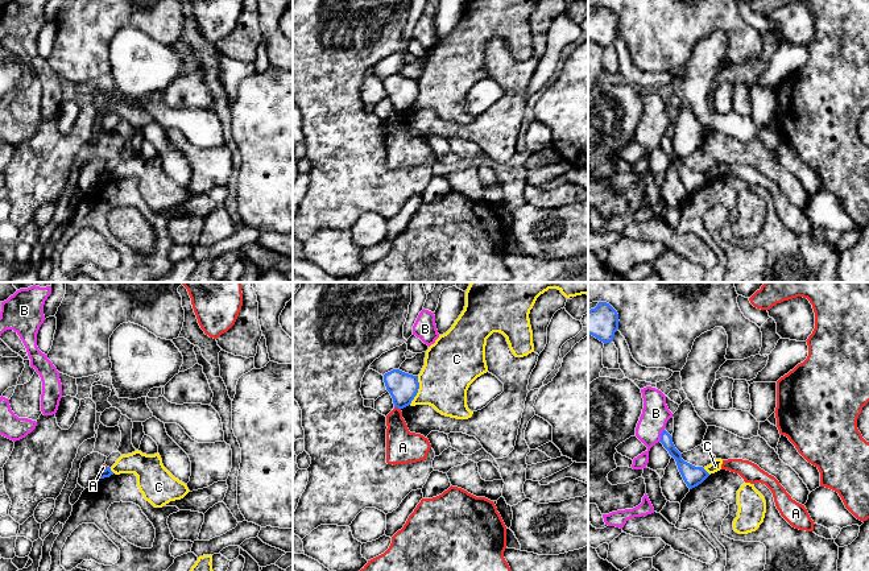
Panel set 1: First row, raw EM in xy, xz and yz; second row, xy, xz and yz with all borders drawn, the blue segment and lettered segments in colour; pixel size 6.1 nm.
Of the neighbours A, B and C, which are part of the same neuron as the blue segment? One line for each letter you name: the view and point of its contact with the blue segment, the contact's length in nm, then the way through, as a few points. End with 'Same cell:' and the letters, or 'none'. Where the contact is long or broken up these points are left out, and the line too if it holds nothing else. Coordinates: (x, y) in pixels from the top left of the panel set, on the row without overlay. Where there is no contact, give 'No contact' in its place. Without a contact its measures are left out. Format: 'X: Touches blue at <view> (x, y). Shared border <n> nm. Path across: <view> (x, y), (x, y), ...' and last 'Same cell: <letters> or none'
Same cell: none

